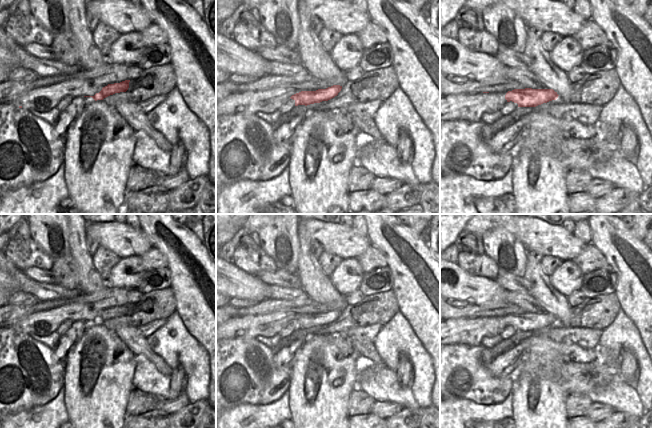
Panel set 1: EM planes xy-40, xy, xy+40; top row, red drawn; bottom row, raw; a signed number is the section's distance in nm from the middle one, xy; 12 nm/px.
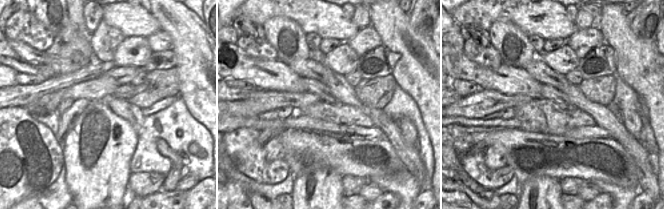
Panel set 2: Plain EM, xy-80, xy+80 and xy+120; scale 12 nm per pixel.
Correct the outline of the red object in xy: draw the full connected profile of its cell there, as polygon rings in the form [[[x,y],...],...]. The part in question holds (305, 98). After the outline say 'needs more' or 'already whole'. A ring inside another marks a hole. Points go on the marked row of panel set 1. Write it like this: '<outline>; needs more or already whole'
[[[333,85],[326,89],[318,89],[316,91],[301,91],[292,95],[290,98],[295,101],[295,106],[307,106],[314,103],[320,103],[322,101],[328,101],[337,96],[341,89],[342,86]]]; already whole

